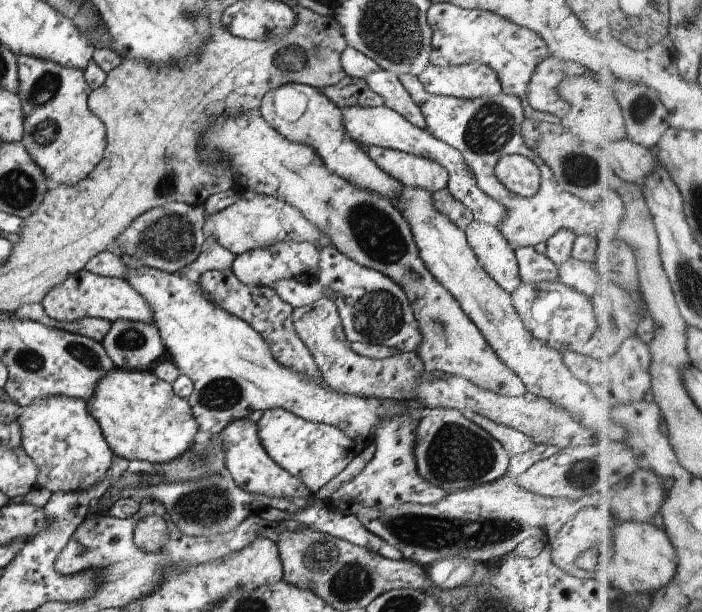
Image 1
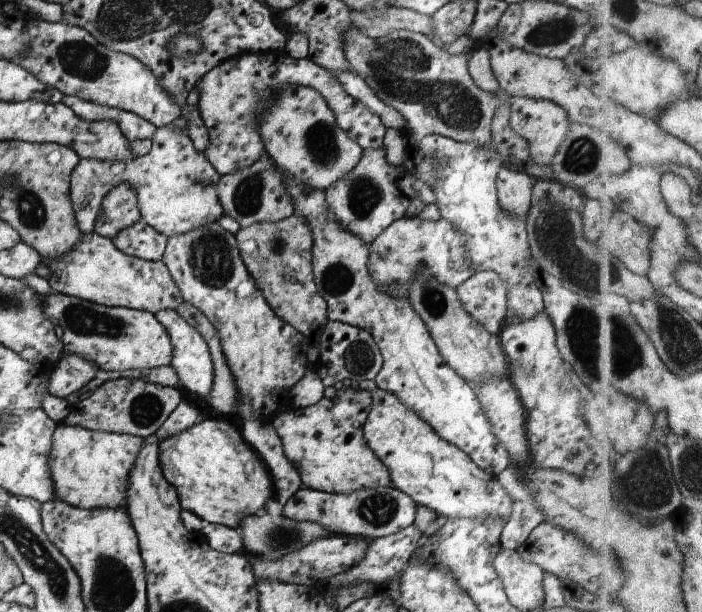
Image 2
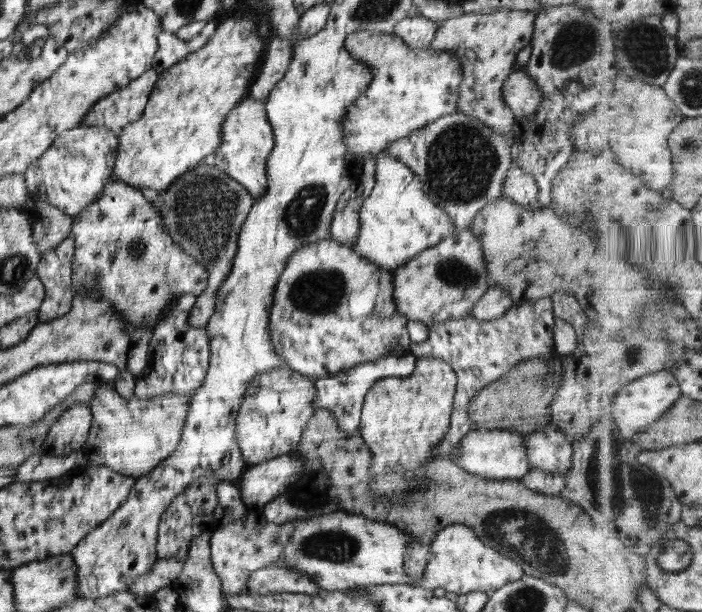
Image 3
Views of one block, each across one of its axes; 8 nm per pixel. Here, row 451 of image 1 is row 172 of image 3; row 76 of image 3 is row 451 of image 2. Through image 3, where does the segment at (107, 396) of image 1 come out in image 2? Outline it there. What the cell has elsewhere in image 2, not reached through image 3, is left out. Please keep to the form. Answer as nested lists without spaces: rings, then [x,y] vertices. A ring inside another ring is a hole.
[[[211,413],[209,415],[205,415],[202,421],[194,424],[194,426],[190,426],[190,428],[183,430],[174,437],[162,439],[157,447],[159,448],[159,465],[162,469],[162,474],[164,475],[164,478],[166,478],[166,480],[176,489],[182,510],[190,511],[192,514],[205,519],[208,523],[226,525],[226,528],[236,528],[239,521],[244,520],[248,515],[256,515],[260,509],[264,512],[266,500],[274,498],[273,483],[271,482],[269,470],[266,468],[264,462],[262,462],[258,454],[256,454],[256,452],[246,444],[246,441],[242,438],[240,432],[236,431],[236,428],[232,427],[231,423],[225,424],[224,419],[216,414]]]

